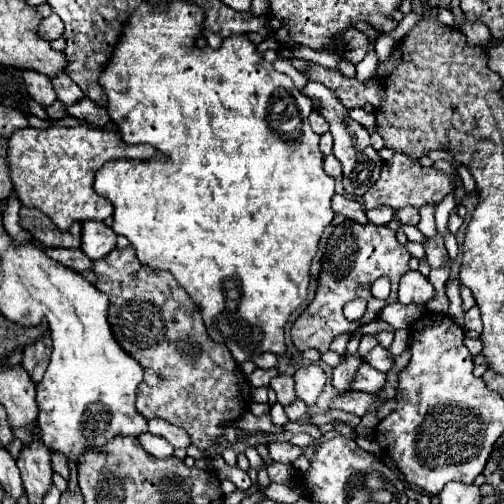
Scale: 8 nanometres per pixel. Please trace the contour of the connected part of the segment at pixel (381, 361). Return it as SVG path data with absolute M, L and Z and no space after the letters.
M375 345L365 357L365 363L369 363L371 367L375 367L377 371L389 371L393 367L393 357L389 357L389 351L383 349L381 345Z

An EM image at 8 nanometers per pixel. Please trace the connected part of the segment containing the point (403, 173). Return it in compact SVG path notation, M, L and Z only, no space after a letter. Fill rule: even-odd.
M397 153L397 155L393 155L393 159L383 163L377 183L363 197L363 207L365 207L365 211L377 209L381 205L387 205L391 209L399 209L405 205L421 209L423 205L429 205L429 203L439 205L443 201L443 197L447 197L453 189L455 189L455 181L451 175L437 171L435 167L423 167L419 161L411 161L411 159L407 159L407 155Z

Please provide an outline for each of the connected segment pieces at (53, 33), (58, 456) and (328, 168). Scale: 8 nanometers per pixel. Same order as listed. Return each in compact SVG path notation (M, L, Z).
M51 13L47 19L43 19L43 23L39 27L41 27L39 35L43 39L47 39L47 41L55 41L55 39L59 39L63 35L63 21L55 13Z
M53 453L53 471L59 473L61 477L69 477L69 467L67 467L67 459L63 457L63 453Z
M327 155L327 157L325 157L323 169L325 169L327 175L331 175L331 177L335 177L335 179L343 175L343 173L341 173L341 163L335 159L335 155Z

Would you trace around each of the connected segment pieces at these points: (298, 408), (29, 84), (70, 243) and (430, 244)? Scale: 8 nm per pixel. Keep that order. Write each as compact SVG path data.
M297 397L295 403L285 405L285 413L287 413L289 421L301 421L301 419L307 415L307 405Z
M23 71L23 81L25 87L29 91L29 95L41 105L47 107L53 101L57 101L57 95L53 91L53 85L49 81L49 77L45 77L43 73L35 73L35 71Z
M21 207L21 211L19 211L19 225L25 231L29 231L33 235L33 239L41 247L67 247L67 249L77 249L81 245L81 223L73 223L69 227L69 231L61 231L39 209Z
M435 233L433 237L425 237L423 247L431 267L443 267L447 263L447 249L443 245L443 235Z

